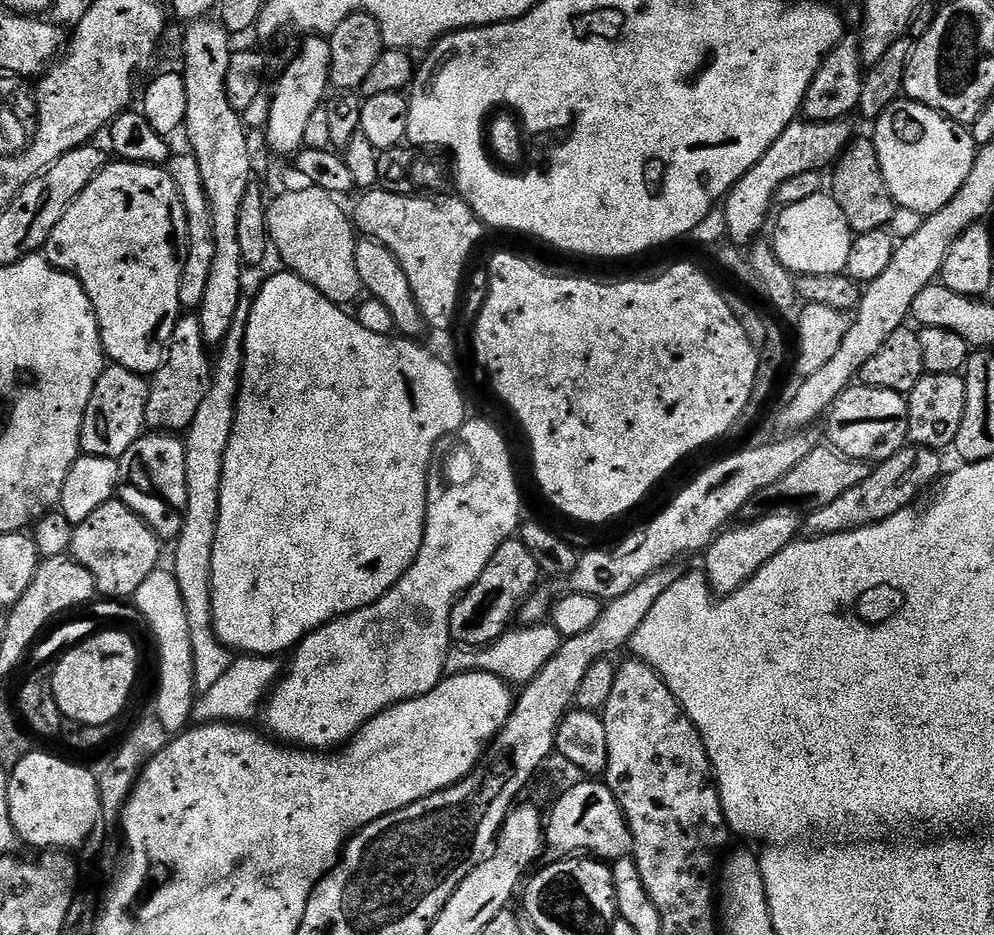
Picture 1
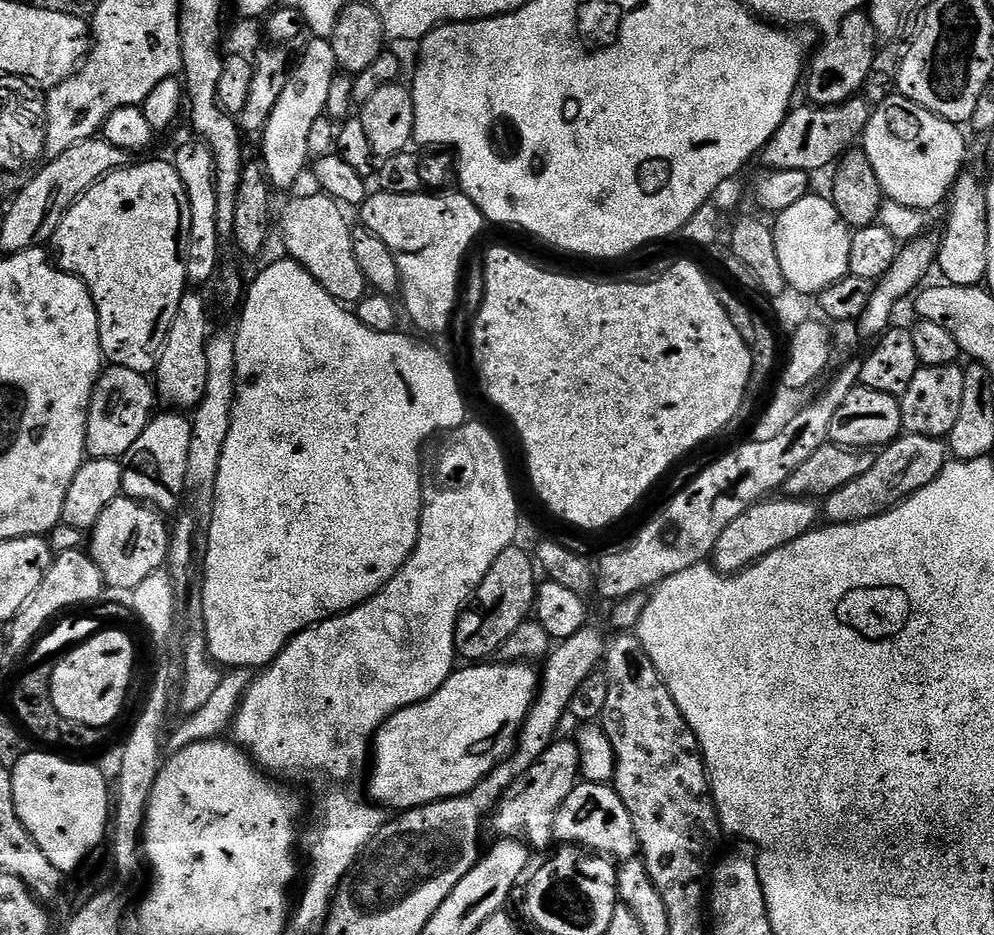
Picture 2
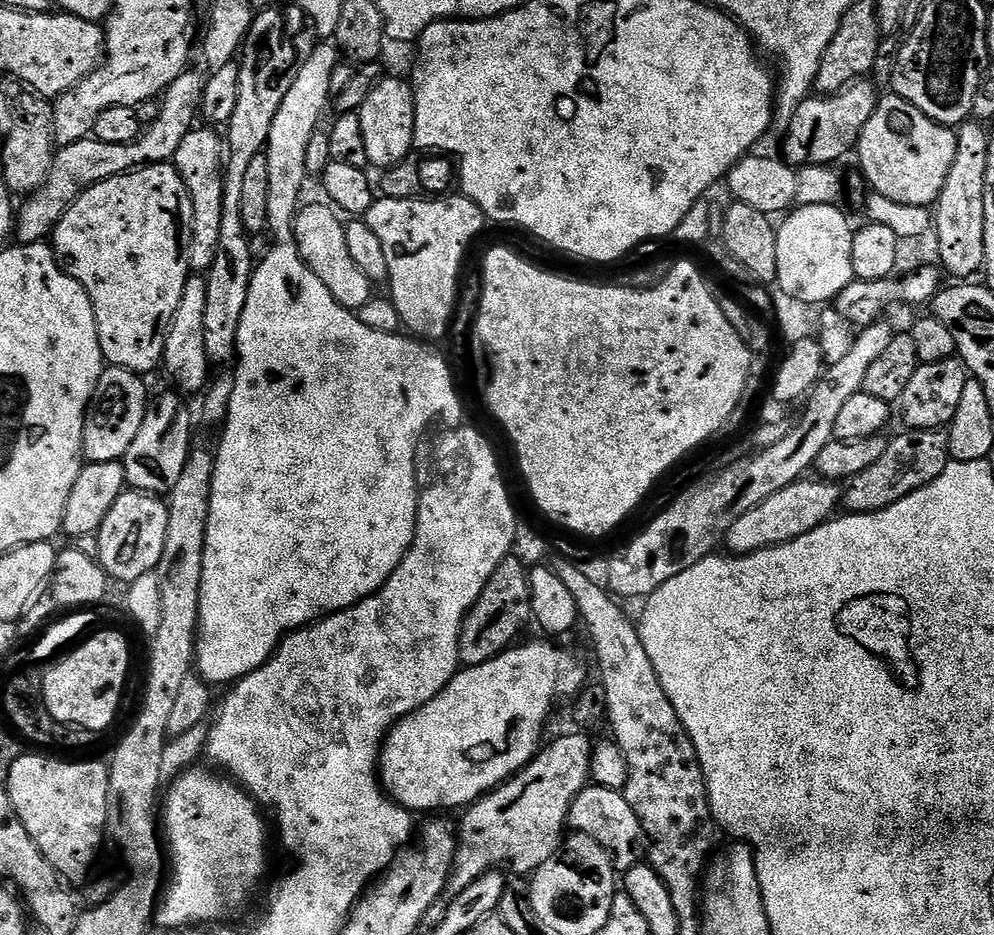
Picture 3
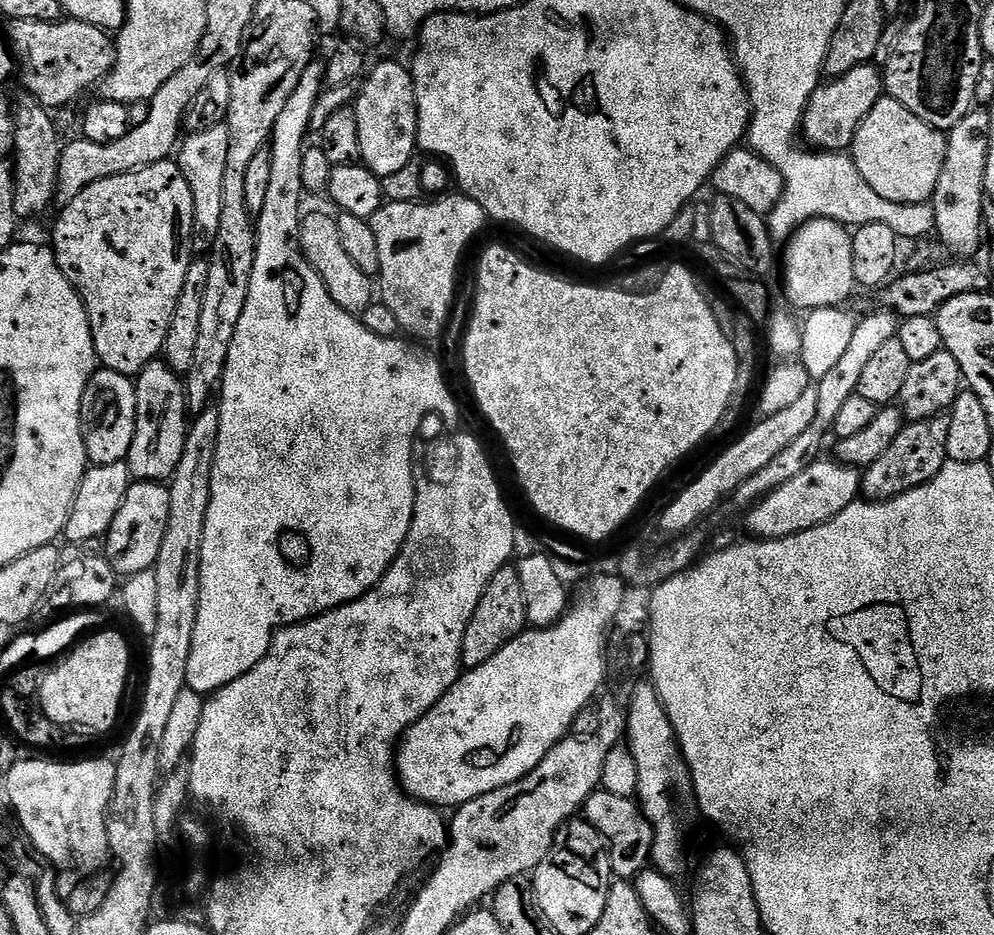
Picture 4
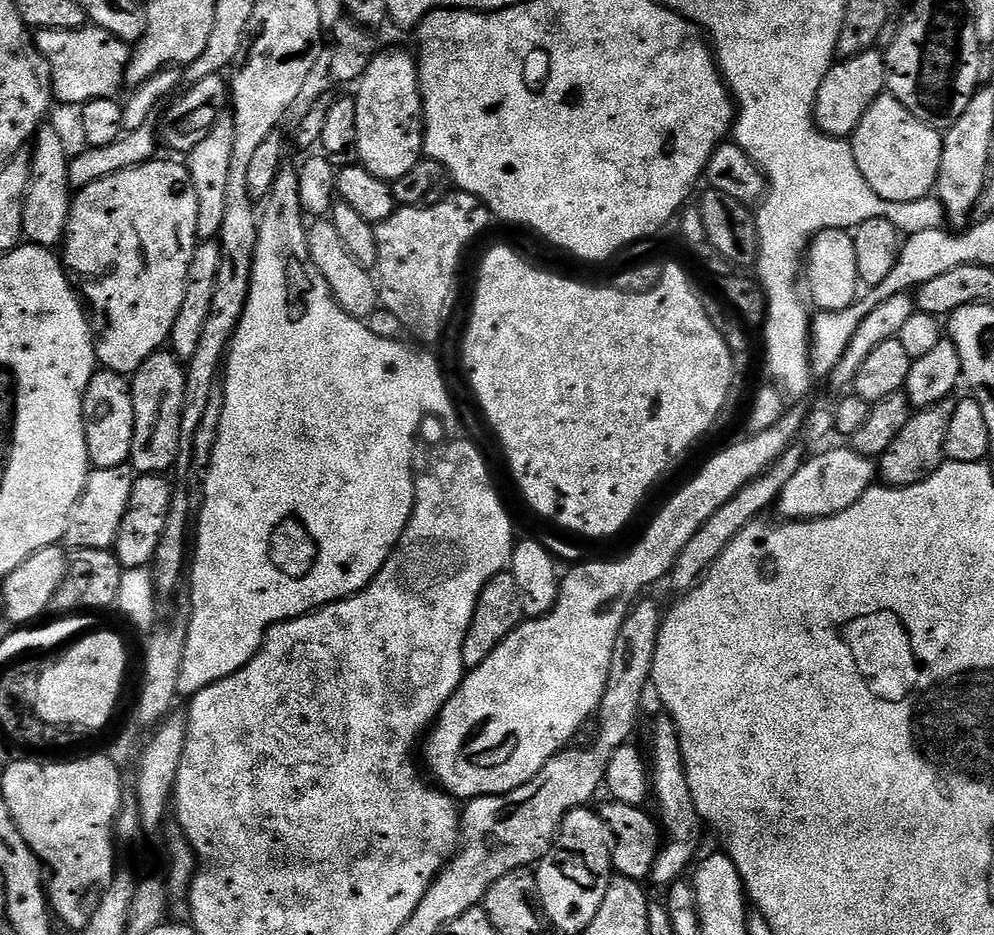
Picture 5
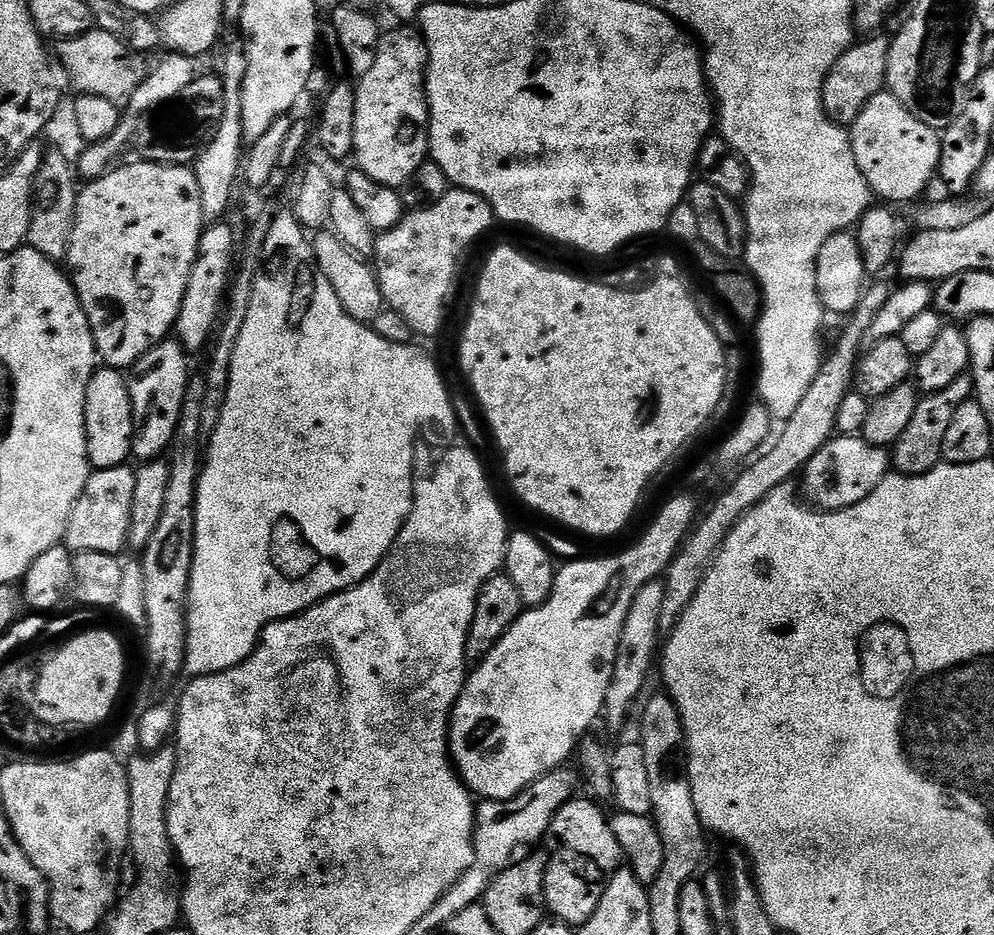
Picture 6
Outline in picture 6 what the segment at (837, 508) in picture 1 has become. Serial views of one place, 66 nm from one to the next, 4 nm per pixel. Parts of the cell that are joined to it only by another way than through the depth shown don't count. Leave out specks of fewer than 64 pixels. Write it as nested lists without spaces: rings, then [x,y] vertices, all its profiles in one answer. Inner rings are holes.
[[[968,374],[954,378],[946,390],[921,395],[918,410],[914,410],[902,438],[898,438],[898,442],[890,449],[892,468],[901,476],[921,476],[938,467],[944,458],[942,441],[946,438],[946,429],[950,427],[950,421],[961,408],[962,402],[973,399],[973,396],[972,378]]]

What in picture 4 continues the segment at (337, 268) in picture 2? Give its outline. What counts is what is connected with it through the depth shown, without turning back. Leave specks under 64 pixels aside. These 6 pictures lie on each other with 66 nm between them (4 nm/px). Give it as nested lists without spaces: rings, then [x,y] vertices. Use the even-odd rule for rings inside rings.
[[[316,212],[313,216],[305,215],[300,226],[299,242],[304,250],[304,257],[311,262],[313,270],[323,278],[330,298],[334,298],[334,302],[338,302],[342,310],[359,318],[374,303],[374,284],[347,256],[346,249],[342,247],[342,237],[338,234],[336,216],[327,216],[324,212]]]

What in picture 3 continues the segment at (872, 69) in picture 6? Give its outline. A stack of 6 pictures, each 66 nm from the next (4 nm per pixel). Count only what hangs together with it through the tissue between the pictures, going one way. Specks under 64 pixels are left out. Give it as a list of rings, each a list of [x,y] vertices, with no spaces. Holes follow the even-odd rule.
[[[868,78],[854,81],[833,96],[809,96],[794,110],[791,122],[786,125],[783,159],[790,165],[809,168],[835,165],[835,160],[859,145],[862,130],[870,122],[870,114],[874,114],[880,98],[881,93]]]

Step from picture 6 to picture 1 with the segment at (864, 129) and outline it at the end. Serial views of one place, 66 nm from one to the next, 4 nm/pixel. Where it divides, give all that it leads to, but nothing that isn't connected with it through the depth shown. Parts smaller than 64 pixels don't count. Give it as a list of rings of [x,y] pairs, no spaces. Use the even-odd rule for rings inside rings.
[[[899,98],[886,106],[885,112],[874,121],[874,127],[874,141],[878,162],[881,164],[881,174],[885,178],[889,193],[899,207],[914,210],[925,217],[931,212],[942,210],[942,206],[946,206],[946,202],[950,202],[950,198],[954,198],[958,190],[962,190],[962,182],[966,182],[970,175],[970,166],[974,166],[978,147],[971,131],[965,125],[956,123],[949,116],[935,112],[933,108],[920,104],[917,100]]]

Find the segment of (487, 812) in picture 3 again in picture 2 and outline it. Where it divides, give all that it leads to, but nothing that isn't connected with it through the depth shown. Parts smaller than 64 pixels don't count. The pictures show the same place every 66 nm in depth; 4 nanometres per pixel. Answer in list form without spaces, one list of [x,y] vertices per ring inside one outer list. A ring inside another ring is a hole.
[[[557,739],[551,749],[543,752],[536,763],[516,777],[512,787],[501,796],[490,824],[500,831],[501,837],[519,838],[533,849],[550,847],[554,844],[554,824],[558,810],[575,790],[579,776],[580,755],[575,743],[571,739]]]

